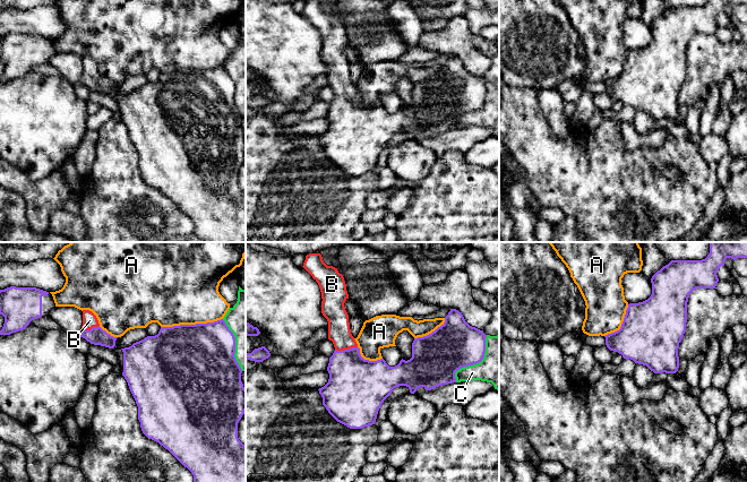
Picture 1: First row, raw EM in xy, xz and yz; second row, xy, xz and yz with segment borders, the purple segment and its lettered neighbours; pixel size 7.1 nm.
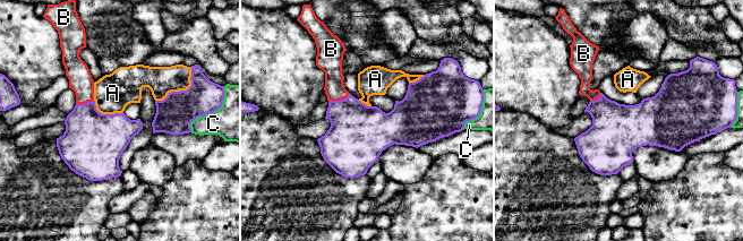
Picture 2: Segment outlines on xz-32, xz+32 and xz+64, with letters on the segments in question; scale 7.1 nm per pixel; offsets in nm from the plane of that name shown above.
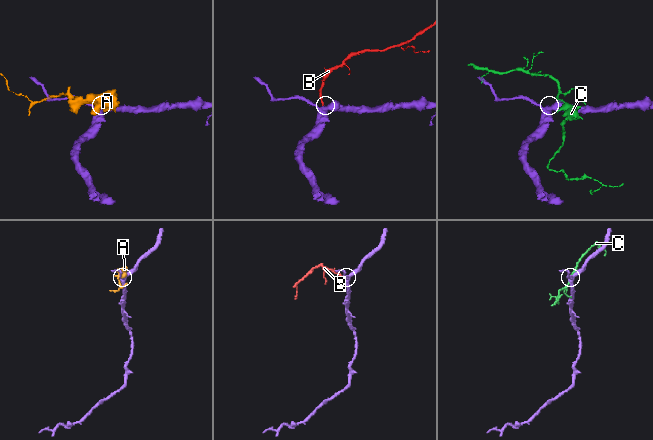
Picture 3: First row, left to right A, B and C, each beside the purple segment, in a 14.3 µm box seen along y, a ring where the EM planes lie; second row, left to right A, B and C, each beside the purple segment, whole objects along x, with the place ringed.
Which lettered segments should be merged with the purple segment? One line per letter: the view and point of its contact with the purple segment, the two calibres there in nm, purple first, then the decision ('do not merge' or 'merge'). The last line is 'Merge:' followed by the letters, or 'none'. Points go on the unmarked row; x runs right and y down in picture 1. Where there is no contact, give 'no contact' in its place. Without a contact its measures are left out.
A: xy (191, 71) | 500/480 nm | do not merge
B: xz (345, 96) | 380/160 nm | merge
C: xz (475, 110) | 340/260 nm | do not merge
Merge: B

